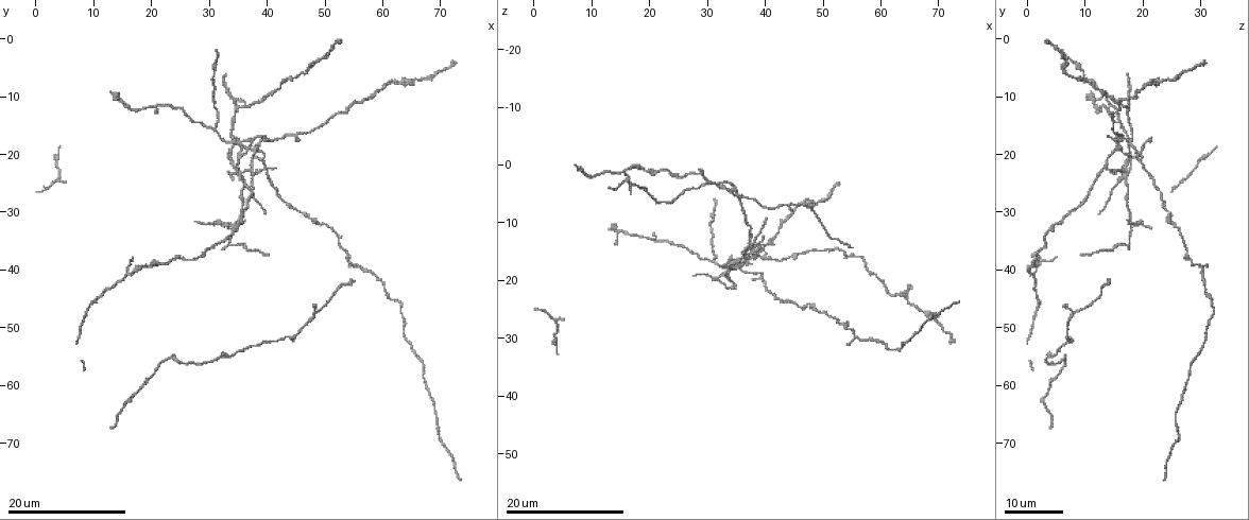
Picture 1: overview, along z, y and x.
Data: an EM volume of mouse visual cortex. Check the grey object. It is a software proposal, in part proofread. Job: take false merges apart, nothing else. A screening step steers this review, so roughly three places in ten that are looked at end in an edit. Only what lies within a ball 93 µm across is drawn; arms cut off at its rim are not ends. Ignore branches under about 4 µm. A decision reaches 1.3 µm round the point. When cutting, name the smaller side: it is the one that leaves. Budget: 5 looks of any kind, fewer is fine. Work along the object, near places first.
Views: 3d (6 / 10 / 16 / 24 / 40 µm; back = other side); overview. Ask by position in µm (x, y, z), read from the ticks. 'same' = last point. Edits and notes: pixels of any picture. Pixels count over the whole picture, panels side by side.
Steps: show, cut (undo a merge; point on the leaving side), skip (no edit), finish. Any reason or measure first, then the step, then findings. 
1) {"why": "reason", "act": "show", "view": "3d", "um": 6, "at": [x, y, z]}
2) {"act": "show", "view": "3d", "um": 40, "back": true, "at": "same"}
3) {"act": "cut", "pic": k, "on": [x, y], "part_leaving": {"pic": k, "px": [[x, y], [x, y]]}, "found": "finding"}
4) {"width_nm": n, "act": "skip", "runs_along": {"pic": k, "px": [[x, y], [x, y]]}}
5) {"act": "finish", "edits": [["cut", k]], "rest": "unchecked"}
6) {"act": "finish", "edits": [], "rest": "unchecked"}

{"why": "side arm on a straight run", "act": "show", "view": "3d", "um": 24, "at": [43.0, 52.0, 7.0]}

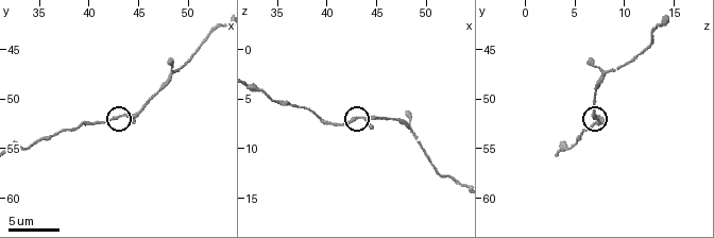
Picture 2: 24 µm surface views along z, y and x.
{"act": "show", "view": "3d", "um": 10, "at": [43.4, 51.6, 7.0]}

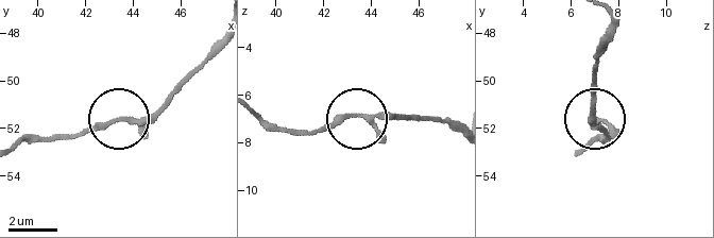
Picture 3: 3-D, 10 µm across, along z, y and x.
{"act": "skip", "runs_along": {"pic": 3, "px": [[259, 117], [289, 129], [313, 129], [356, 117], [409, 117]]}, "found": "one neuron here"}

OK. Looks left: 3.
{"why": "small branch off a trunk", "act": "show", "view": "3d", "um": 10, "at": [48.4, 47.4, 8.2]}

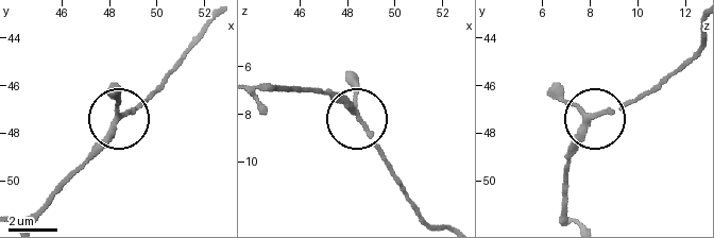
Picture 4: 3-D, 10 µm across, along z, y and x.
{"arms": 3, "act": "skip", "found": "one neuron here"}

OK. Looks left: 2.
{"why": "three arms meet", "act": "show", "view": "3d", "um": 24, "at": [31.0, 15.5, 16.5]}

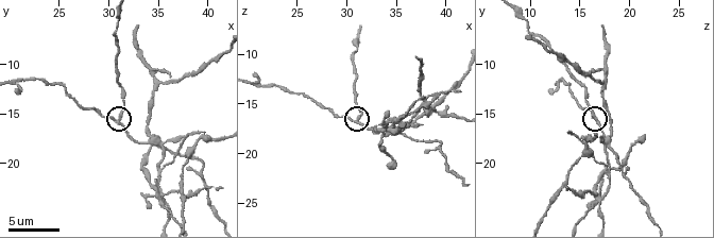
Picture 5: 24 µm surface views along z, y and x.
{"act": "show", "view": "3d", "um": 6, "at": [31.2, 15.6, 16.8]}

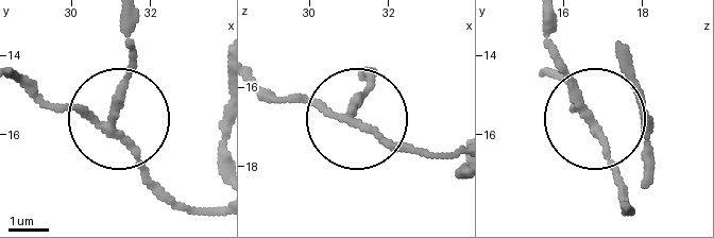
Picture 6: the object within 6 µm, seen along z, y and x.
{"width_nm": 180, "act": "cut", "pic": 6, "on": [133, 66], "part_leaving": {"pic": 6, "px": [[115, 111], [132, 53], [124, 22]]}, "found": "two neurons meet here"}

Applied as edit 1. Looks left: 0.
{"act": "finish", "edits": [["cut", 6]], "rest": "unchecked"}

